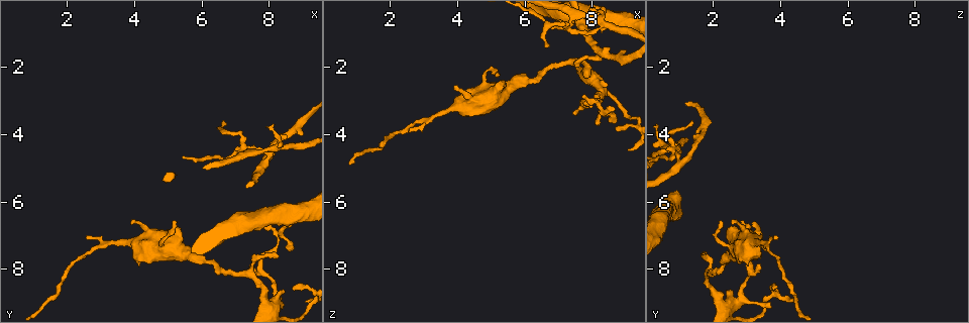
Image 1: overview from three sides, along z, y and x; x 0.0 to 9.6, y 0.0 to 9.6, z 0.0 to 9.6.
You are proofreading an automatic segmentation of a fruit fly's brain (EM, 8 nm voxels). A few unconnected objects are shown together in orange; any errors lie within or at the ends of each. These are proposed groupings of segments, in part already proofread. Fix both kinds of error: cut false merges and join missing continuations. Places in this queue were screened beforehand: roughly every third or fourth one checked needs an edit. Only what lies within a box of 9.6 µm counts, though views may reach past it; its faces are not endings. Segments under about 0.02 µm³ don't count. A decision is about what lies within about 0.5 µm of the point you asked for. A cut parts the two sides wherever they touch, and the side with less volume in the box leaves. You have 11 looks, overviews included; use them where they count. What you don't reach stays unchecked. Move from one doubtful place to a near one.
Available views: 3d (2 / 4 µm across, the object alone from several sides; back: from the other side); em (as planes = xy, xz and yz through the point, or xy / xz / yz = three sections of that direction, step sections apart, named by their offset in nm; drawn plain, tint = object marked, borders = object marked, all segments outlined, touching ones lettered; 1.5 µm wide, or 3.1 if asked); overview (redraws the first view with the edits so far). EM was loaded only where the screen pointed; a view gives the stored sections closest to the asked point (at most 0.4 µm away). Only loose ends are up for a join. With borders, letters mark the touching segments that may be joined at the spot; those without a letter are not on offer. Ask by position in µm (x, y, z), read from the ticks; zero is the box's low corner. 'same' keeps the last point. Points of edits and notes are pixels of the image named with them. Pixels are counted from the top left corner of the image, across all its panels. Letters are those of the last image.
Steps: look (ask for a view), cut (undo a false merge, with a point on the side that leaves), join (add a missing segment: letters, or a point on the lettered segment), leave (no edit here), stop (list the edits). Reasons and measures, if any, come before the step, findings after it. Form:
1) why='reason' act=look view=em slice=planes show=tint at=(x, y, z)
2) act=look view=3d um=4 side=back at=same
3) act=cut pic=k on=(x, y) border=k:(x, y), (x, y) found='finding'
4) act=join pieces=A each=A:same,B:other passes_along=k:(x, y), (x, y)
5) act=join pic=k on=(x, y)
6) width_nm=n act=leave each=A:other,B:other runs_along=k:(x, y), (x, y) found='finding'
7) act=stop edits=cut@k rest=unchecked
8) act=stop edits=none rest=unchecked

why='branch stops here' act=look view=em slice=yz step=4 show=borders at=(4.05, 7.90, 3.00)

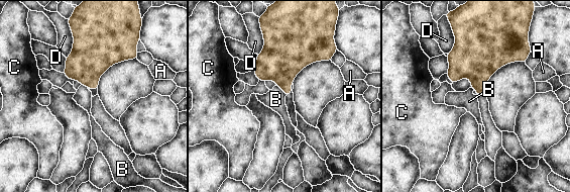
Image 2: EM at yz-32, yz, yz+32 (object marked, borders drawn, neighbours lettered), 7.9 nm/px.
act=leave each=A:other,B:other,C:other,D:other border=2:(276, 85), (286, 95) found='none of them fits'

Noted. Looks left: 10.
why='tapers out' act=look view=3d um=2 at=(7.70, 6.55, 2.90)

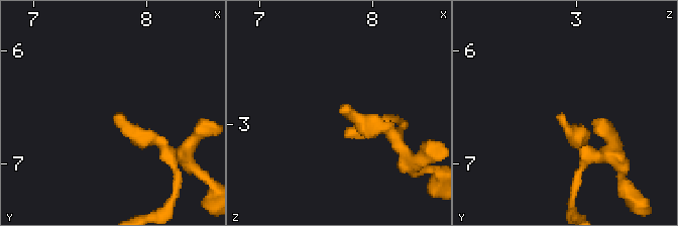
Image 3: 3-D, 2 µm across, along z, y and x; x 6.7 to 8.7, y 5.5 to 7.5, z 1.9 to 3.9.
why='shape alone is not enough' act=look view=em slice=planes show=borders at=(7.72, 6.62, 2.90)

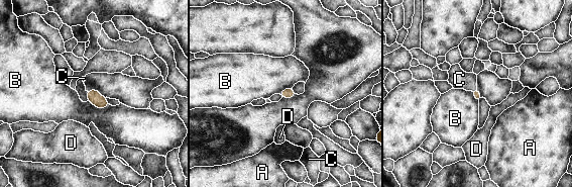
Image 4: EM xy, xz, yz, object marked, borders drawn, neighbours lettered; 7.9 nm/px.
longest_contact=B:180nm act=join pieces=C each=A:other,B:other,C:same,D:other passes_along=4:(476, 93), (474, 90), (459, 79) found='the neuron continues'

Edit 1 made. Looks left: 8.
why='see it whole again' act=look view=overview

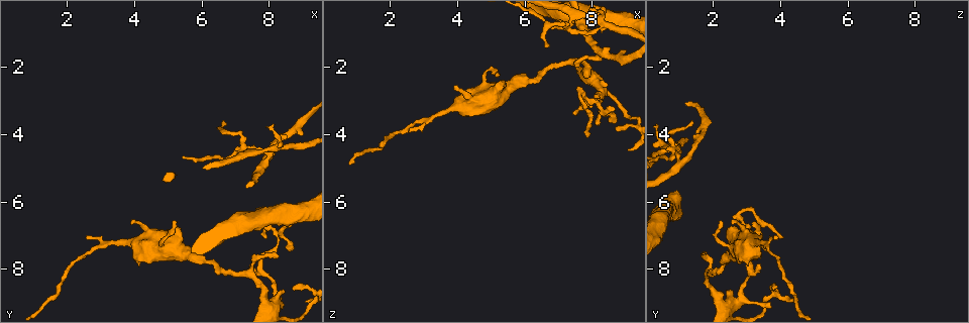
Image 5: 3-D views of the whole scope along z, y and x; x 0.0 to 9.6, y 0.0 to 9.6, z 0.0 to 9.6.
why='an open end' act=look view=em slice=planes show=borders at=(5.20, 6.55, 2.20)

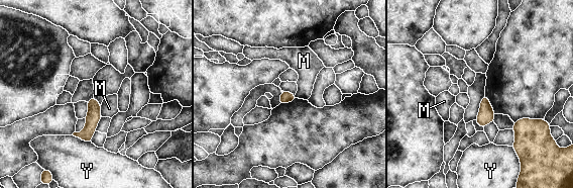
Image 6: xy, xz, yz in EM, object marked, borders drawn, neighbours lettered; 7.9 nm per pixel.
width_nm=90 act=leave each=M:other,Y:other found='no lettered segment goes on from it'

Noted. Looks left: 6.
why='tapers out' act=look view=3d um=2 at=(6.55, 3.70, 1.40)

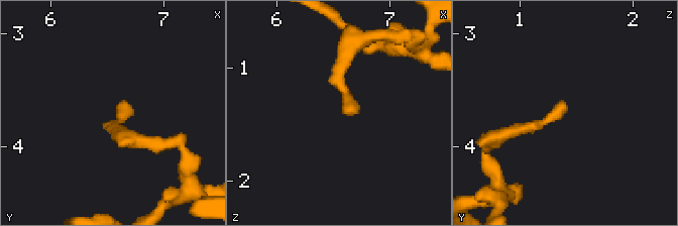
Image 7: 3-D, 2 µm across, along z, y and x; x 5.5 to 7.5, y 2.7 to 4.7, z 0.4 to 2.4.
act=look view=em slice=planes show=borders at=(6.60, 3.62, 1.42)

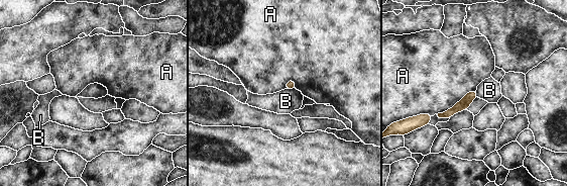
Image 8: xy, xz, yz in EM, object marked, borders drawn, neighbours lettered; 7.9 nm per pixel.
act=leave each=A:other,B:other border=8:(295, 88), (285, 89) found='none of them fits'

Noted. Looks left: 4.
act=stop edits=join@4 rest=unchecked

